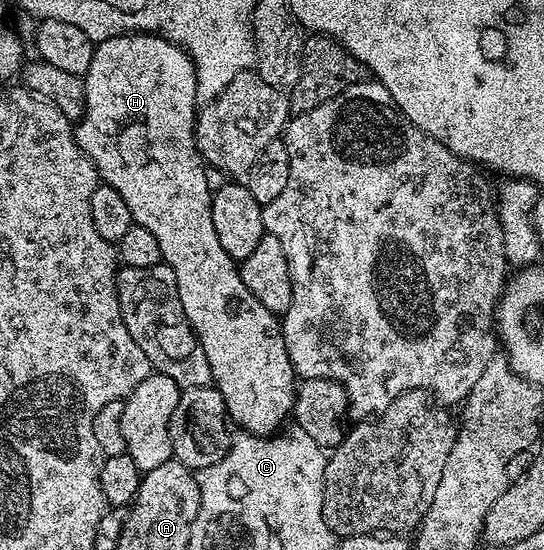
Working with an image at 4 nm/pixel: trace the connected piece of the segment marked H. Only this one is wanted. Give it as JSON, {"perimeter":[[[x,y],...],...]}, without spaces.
{"perimeter":[[[128,33],[125,35],[114,35],[105,41],[95,44],[93,61],[89,61],[87,74],[82,76],[83,92],[85,93],[85,105],[83,106],[83,117],[74,124],[75,140],[85,154],[91,158],[93,165],[99,171],[99,178],[102,182],[108,183],[117,193],[121,193],[121,198],[125,200],[125,205],[129,205],[129,213],[134,226],[149,229],[153,237],[157,237],[157,245],[161,245],[163,263],[170,267],[175,273],[175,284],[181,297],[181,305],[185,309],[185,317],[191,323],[191,328],[195,330],[195,336],[199,338],[201,349],[205,349],[205,357],[209,357],[209,369],[211,370],[211,381],[214,387],[221,393],[221,397],[227,406],[227,414],[230,422],[236,428],[242,429],[248,435],[262,435],[271,437],[280,430],[283,418],[292,414],[295,406],[295,389],[297,386],[297,376],[293,365],[289,361],[289,353],[285,349],[283,340],[283,329],[280,320],[249,289],[245,289],[245,281],[241,281],[236,260],[221,249],[221,241],[217,241],[217,232],[213,229],[213,213],[211,212],[211,197],[213,194],[212,184],[207,184],[208,168],[199,155],[199,150],[195,144],[195,117],[197,114],[197,77],[195,76],[195,66],[187,55],[187,52],[175,43],[170,43],[167,39],[162,39],[159,35],[150,33]]]}

